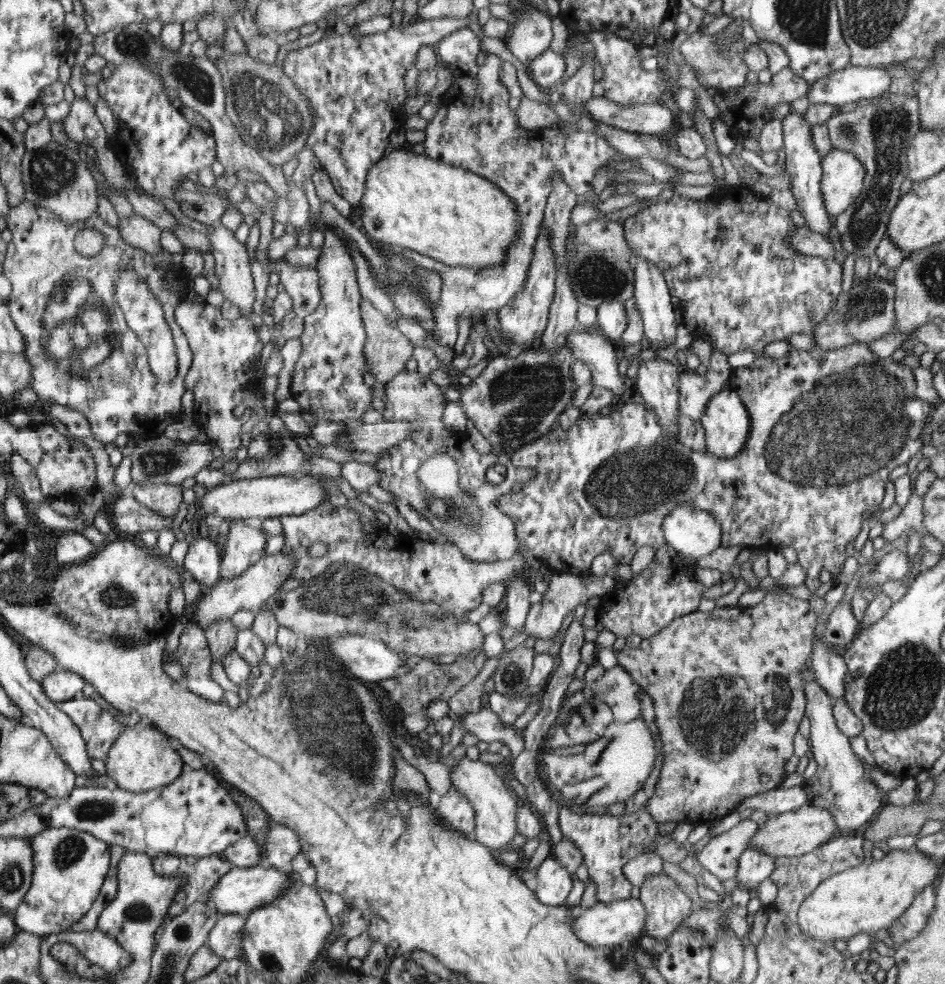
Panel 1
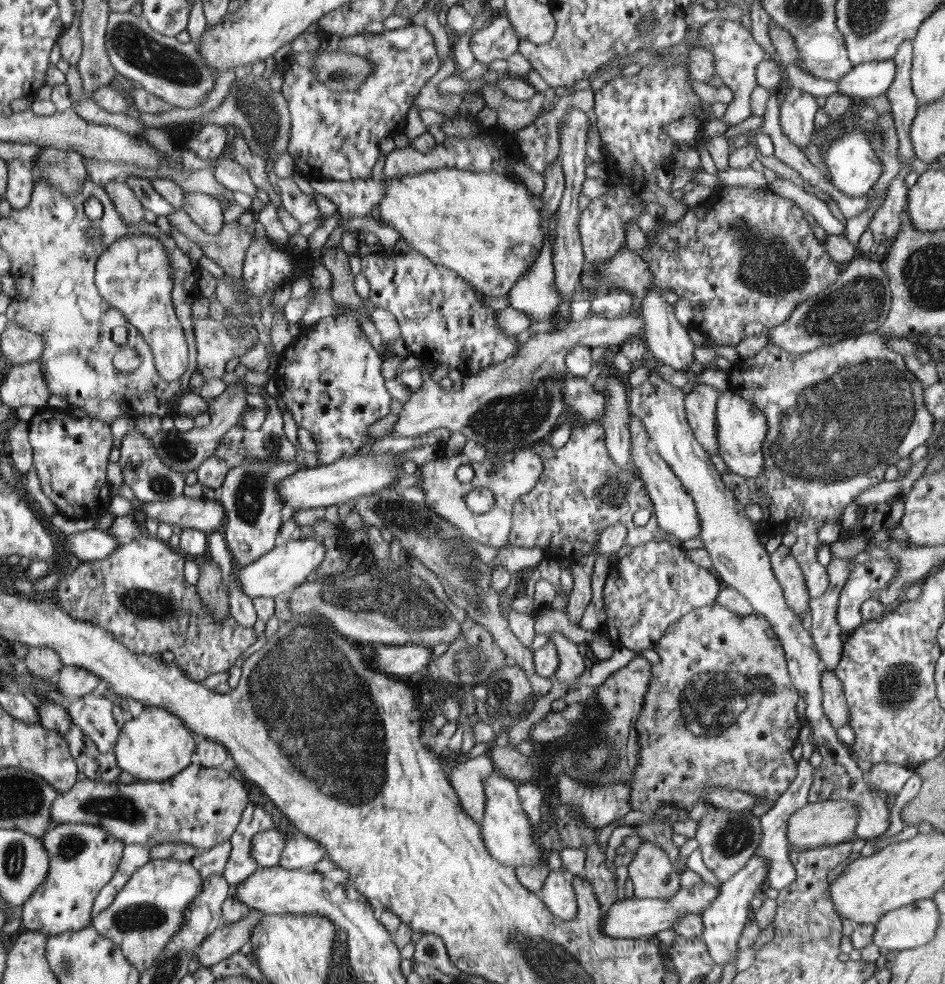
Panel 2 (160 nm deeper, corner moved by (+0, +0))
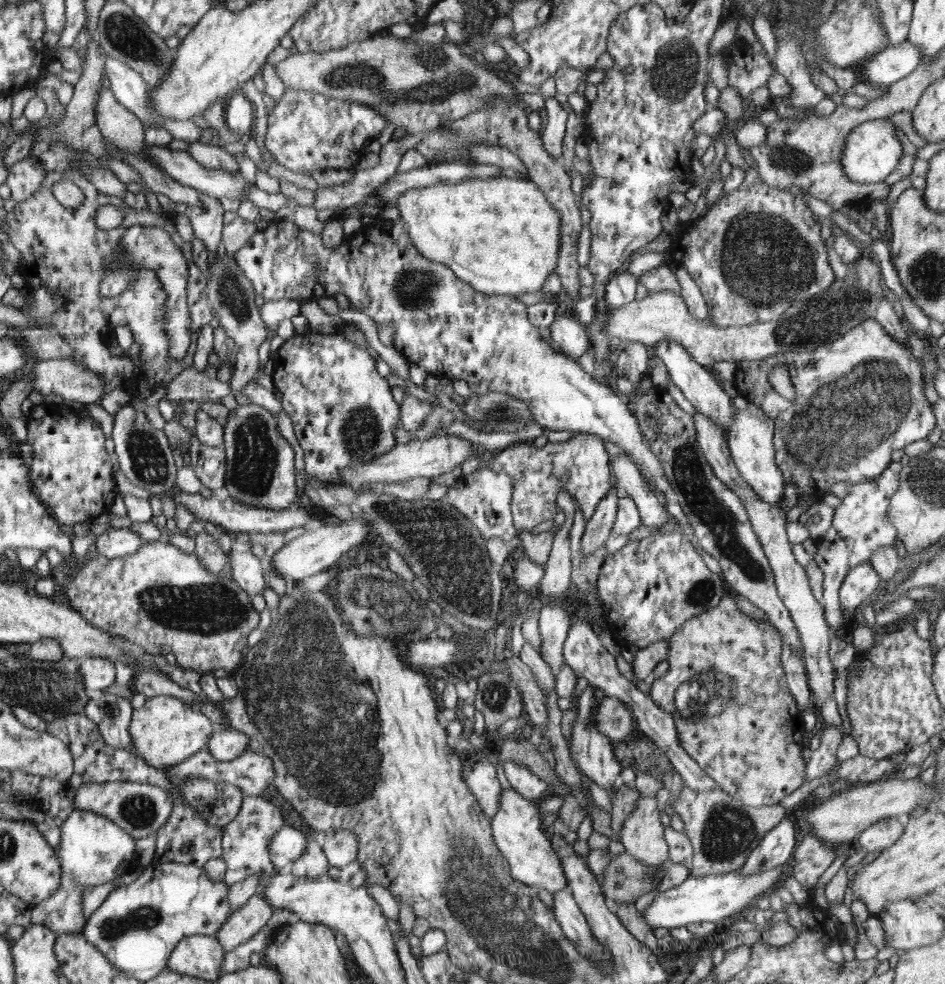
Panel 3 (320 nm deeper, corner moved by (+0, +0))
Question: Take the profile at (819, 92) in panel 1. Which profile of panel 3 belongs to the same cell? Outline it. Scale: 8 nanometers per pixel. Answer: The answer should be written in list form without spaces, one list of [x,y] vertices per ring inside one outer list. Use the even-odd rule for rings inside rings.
[[[906,39],[902,44],[889,45],[868,61],[864,76],[876,88],[889,87],[914,72],[922,63],[923,50]]]

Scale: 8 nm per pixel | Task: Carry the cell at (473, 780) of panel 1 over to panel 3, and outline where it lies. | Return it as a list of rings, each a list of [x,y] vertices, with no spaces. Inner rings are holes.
[[[502,789],[500,807],[492,818],[492,826],[497,846],[509,863],[514,880],[517,879],[518,882],[524,882],[538,890],[547,890],[552,895],[566,889],[568,885],[562,871],[562,862],[556,855],[552,842],[542,832],[542,822],[536,804],[532,804],[532,801],[513,789]]]

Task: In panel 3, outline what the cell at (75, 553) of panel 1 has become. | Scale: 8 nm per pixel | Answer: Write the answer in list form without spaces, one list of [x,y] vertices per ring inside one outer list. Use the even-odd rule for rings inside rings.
[[[111,529],[97,536],[94,546],[98,548],[99,556],[120,558],[134,554],[142,547],[142,538],[132,529]]]

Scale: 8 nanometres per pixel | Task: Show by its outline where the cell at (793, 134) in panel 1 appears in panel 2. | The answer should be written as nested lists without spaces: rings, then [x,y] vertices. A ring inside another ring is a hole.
[[[793,85],[789,91],[782,91],[779,121],[782,132],[799,148],[808,146],[813,138],[815,128],[815,114],[819,106],[816,98],[809,93],[801,92]]]

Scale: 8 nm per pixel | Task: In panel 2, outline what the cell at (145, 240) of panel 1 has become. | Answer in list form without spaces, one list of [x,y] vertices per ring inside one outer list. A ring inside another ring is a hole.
[[[112,179],[105,184],[104,189],[126,223],[137,225],[137,222],[144,221],[143,204],[126,183]]]

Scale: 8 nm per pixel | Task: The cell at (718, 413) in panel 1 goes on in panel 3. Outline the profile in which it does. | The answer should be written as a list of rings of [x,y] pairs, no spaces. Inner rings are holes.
[[[737,396],[730,398],[734,405],[734,421],[726,440],[732,460],[740,476],[752,487],[752,490],[768,504],[780,506],[785,496],[785,478],[775,459],[774,435],[775,424],[759,406],[748,399]]]

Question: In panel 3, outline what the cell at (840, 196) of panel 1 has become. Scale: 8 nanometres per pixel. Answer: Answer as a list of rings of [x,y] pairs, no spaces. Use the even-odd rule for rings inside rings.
[[[886,118],[863,122],[854,127],[847,136],[841,163],[846,174],[859,183],[877,183],[884,179],[898,166],[902,154],[902,144],[896,135],[894,123]]]

